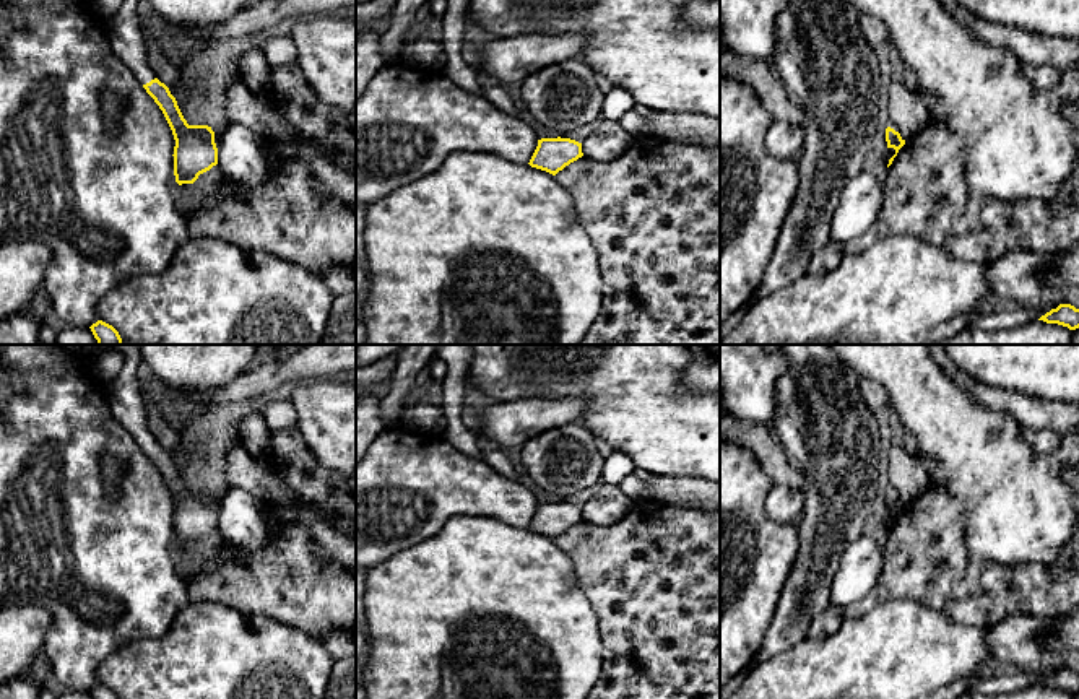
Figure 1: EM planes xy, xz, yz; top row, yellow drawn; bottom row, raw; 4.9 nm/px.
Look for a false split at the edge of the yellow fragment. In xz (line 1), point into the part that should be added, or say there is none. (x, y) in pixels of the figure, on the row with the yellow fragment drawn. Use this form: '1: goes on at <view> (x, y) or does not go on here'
1: does not go on here

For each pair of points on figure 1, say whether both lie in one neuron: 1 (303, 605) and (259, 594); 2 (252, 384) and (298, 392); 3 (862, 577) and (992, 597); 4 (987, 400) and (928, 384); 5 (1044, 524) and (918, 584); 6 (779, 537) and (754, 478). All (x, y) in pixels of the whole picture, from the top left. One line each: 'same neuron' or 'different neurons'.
1: same neuron
2: different neurons
3: different neurons
4: different neurons
5: different neurons
6: same neuron

